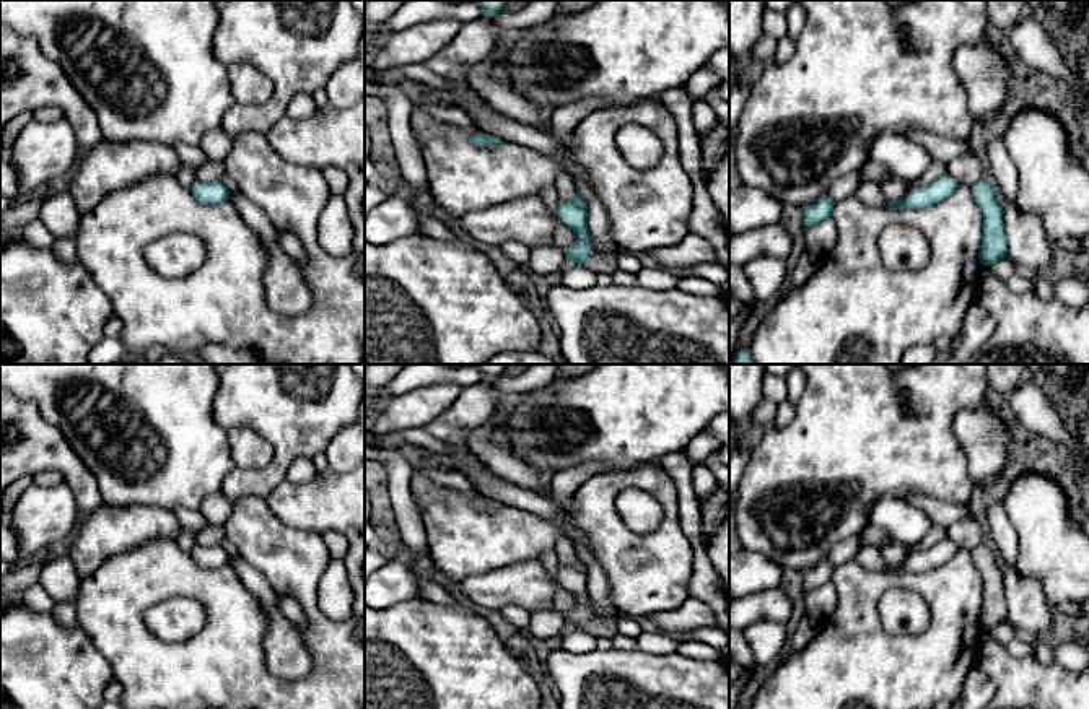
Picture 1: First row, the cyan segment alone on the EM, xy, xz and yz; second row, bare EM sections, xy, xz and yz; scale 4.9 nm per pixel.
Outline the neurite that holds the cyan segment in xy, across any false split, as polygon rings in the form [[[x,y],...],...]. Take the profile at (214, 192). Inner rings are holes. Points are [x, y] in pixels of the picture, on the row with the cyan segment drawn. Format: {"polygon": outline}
{"polygon": [[[195,181],[190,187],[194,198],[203,205],[216,205],[230,198],[230,192],[223,181],[200,182]]]}

